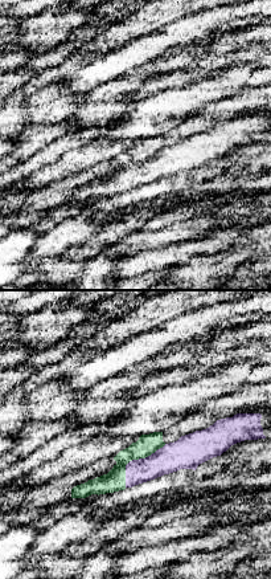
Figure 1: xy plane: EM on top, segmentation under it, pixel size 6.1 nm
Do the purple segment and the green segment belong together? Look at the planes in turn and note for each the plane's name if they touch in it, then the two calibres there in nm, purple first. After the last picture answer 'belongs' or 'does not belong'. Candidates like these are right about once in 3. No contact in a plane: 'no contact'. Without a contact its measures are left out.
contact in xy; calibres 170 and 130 nm

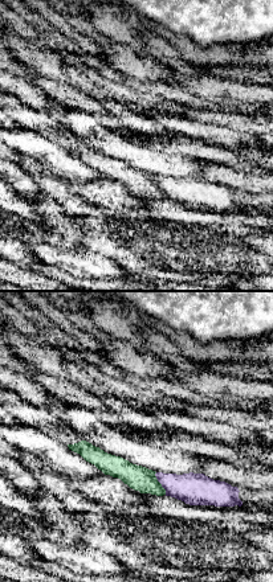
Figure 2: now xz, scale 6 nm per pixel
contact in xz; calibres 190 and 150 nm

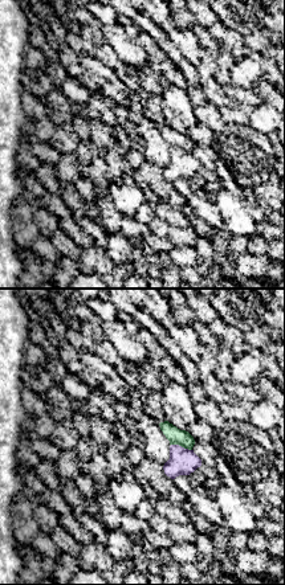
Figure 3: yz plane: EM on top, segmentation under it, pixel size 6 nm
contact in yz; calibres 160 and 100 nm

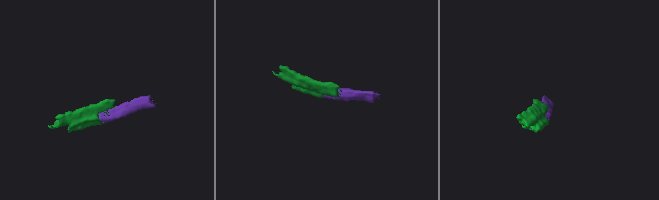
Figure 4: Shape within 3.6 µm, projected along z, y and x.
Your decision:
belongs

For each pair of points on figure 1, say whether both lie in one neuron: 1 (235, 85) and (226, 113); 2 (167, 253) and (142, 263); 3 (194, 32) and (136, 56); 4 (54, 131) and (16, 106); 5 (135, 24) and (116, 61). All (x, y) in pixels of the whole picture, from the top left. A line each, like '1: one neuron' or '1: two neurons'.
1: two neurons
2: one neuron
3: one neuron
4: two neurons
5: two neurons

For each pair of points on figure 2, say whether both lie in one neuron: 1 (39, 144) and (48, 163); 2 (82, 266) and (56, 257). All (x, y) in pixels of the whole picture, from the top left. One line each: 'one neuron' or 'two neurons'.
1: one neuron
2: one neuron

